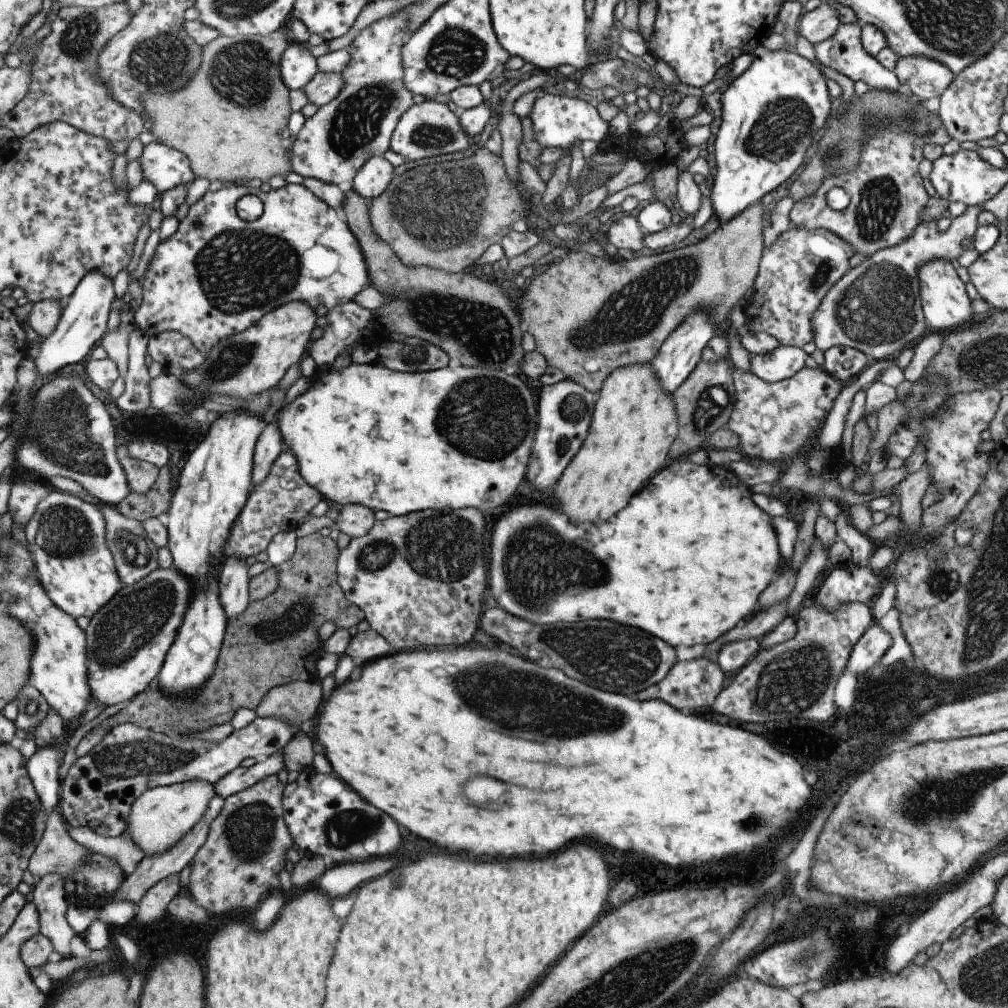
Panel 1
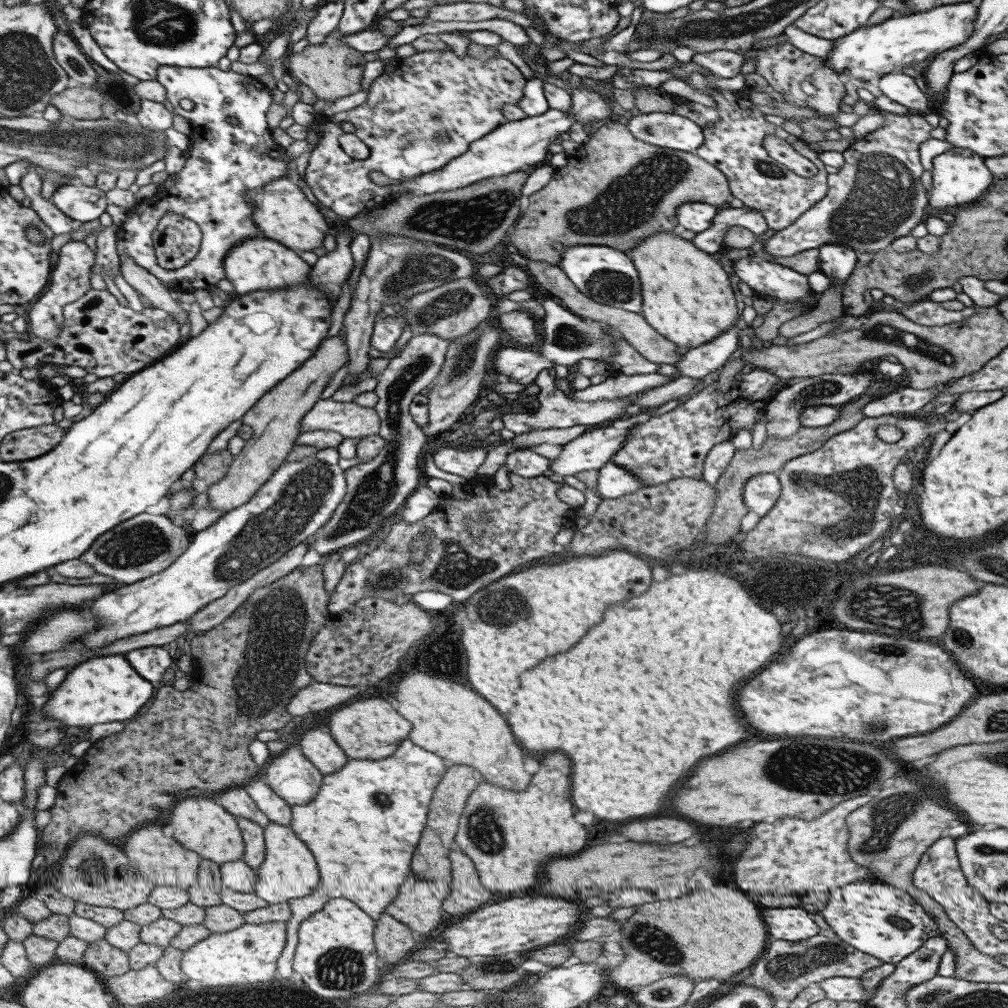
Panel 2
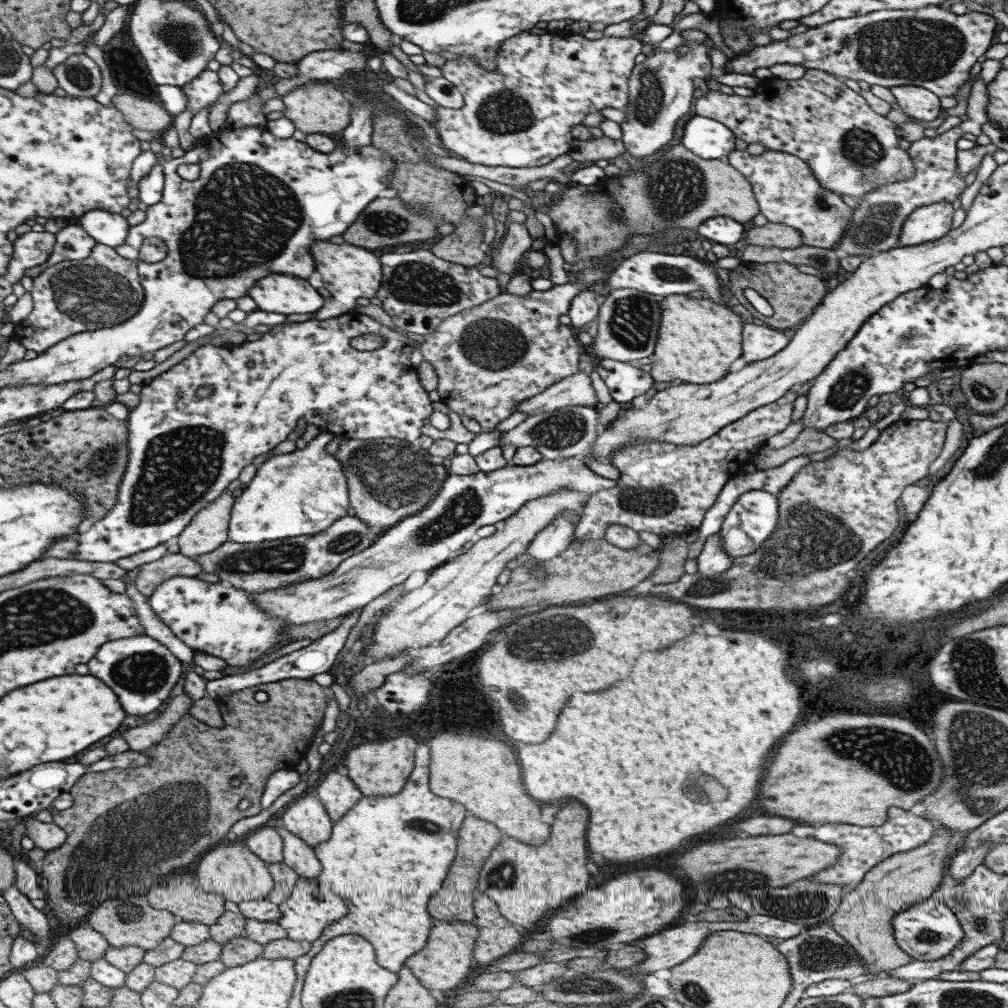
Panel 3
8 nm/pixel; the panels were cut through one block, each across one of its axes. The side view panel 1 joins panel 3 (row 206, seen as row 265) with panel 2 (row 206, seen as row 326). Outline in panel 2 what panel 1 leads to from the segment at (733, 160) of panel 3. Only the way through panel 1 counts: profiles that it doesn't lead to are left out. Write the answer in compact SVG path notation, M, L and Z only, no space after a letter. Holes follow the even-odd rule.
M748 88L739 91L710 91L709 95L717 102L715 107L671 95L673 112L702 127L704 142L695 153L706 162L717 166L727 176L732 197L741 200L751 209L762 211L769 228L779 231L790 226L810 207L822 201L828 193L829 174L817 152L808 147L808 143L766 120L759 106L748 98L749 91ZM767 136L777 136L786 141L800 155L816 165L817 173L812 178L804 178L774 160L764 146Z

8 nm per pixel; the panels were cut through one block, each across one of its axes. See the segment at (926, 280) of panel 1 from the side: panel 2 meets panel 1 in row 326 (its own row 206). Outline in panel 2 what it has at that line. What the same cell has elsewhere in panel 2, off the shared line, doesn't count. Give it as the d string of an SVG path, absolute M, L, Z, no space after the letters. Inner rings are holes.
M952 149L933 158L932 187L928 211L943 213L950 207L963 207L977 201L994 183L992 172L984 163L985 158L970 149Z

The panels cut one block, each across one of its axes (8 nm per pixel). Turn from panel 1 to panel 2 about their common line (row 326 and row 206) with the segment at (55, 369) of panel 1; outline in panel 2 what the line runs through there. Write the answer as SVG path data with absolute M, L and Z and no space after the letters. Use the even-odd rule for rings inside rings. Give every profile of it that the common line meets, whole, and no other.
M76 182L59 187L51 202L79 224L97 223L100 215L104 214L108 199L96 185L90 187Z

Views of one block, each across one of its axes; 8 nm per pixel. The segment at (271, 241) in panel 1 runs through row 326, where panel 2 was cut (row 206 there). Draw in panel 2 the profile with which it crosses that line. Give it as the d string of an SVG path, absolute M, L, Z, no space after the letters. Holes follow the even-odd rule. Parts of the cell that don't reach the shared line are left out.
M162 66L157 70L157 81L166 89L167 99L179 118L189 120L192 126L191 134L195 145L188 152L186 163L178 173L178 179L174 185L164 187L146 200L140 201L138 205L127 210L127 219L117 230L117 252L120 255L128 255L138 263L138 266L145 268L150 274L156 274L161 282L169 284L174 292L189 292L214 288L217 282L225 278L223 267L224 257L229 250L245 238L264 237L258 230L251 217L251 206L245 201L248 190L260 190L271 180L288 177L288 168L294 167L293 160L285 161L286 148L280 146L272 136L272 129L269 128L267 112L273 103L270 89L257 77L245 74L238 74L232 71L224 71L218 67L188 68L178 66ZM180 100L192 100L193 110L185 110L180 106ZM226 118L236 118L238 125L226 121ZM284 170L287 173L284 174ZM174 211L183 217L193 220L202 231L201 247L198 254L189 260L182 268L169 271L158 271L156 267L155 248L153 247L153 232L160 222L160 219L168 212Z

